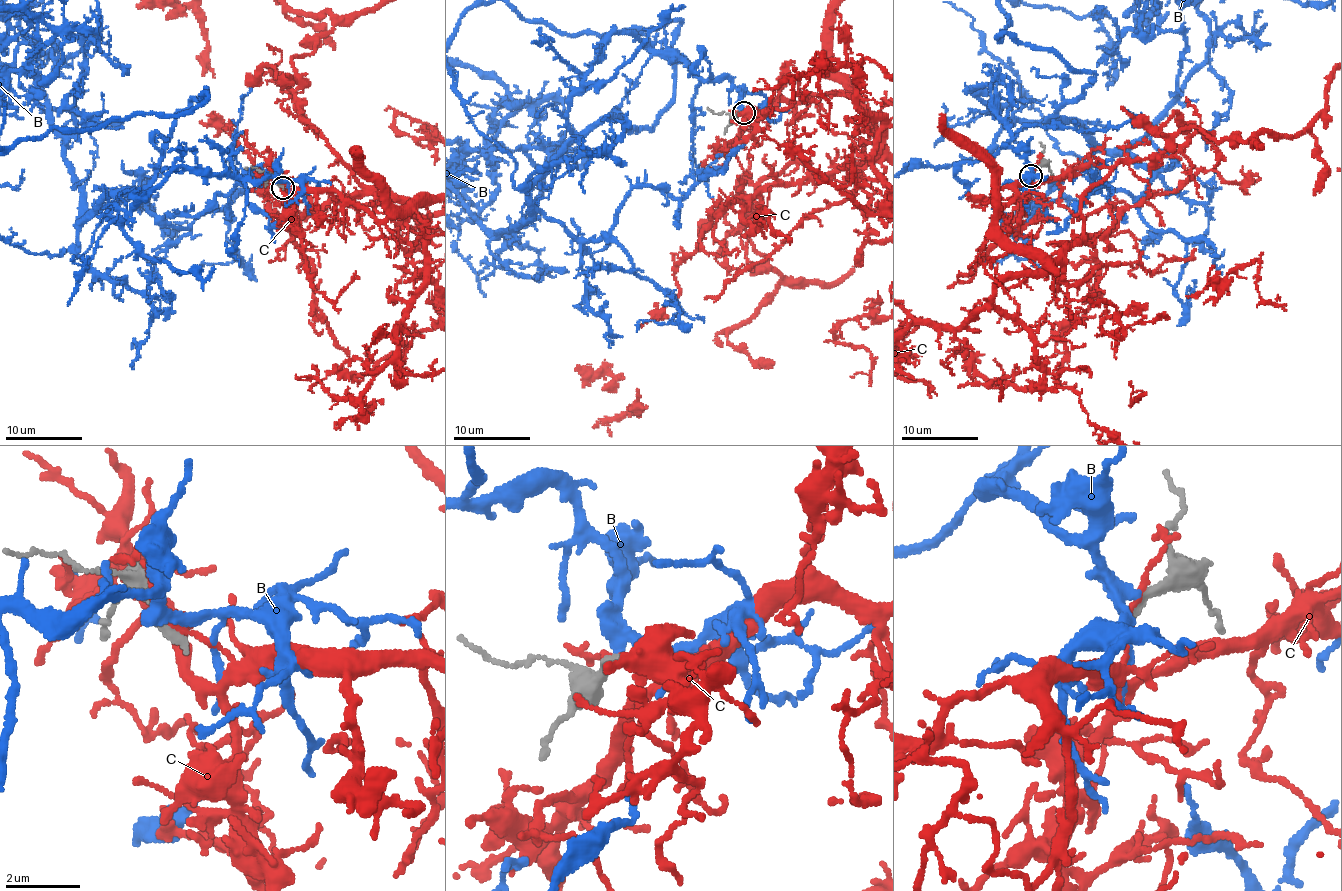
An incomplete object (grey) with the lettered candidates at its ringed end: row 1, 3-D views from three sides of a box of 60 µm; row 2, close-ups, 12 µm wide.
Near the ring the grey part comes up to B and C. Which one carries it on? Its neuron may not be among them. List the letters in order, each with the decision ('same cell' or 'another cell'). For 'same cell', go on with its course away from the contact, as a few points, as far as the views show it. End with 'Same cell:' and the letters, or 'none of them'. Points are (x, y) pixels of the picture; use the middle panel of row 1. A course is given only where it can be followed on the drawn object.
B: another cell
C: another cell
Same cell: none of them

